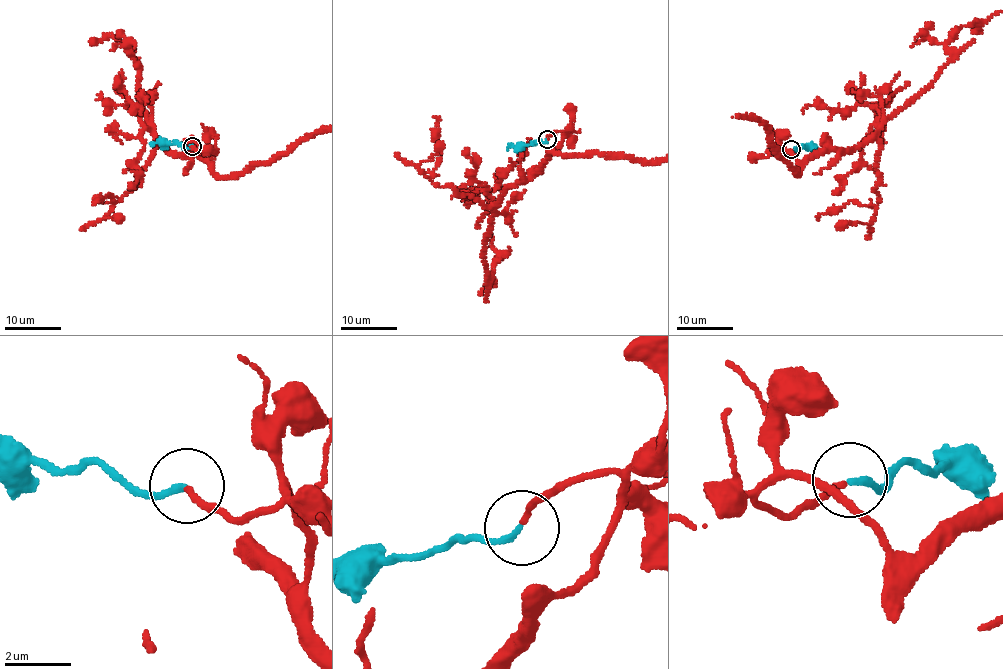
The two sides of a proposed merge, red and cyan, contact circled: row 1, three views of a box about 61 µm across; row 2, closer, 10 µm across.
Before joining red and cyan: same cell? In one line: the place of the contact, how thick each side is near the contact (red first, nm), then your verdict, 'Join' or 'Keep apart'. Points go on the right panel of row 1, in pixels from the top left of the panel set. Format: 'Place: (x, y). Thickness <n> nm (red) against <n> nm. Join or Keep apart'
Place: (791, 149). Thickness 170 nm (red) against 180 nm. Join

